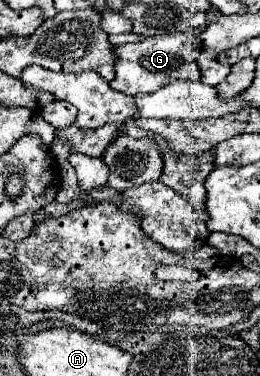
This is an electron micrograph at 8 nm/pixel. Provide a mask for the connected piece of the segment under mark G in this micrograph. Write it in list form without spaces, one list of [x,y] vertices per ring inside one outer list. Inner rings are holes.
[[[170,33],[162,37],[146,37],[138,43],[118,45],[116,47],[116,77],[110,83],[116,91],[126,95],[154,93],[160,87],[166,87],[172,81],[200,81],[200,67],[196,57],[200,55],[200,39],[190,33]]]

